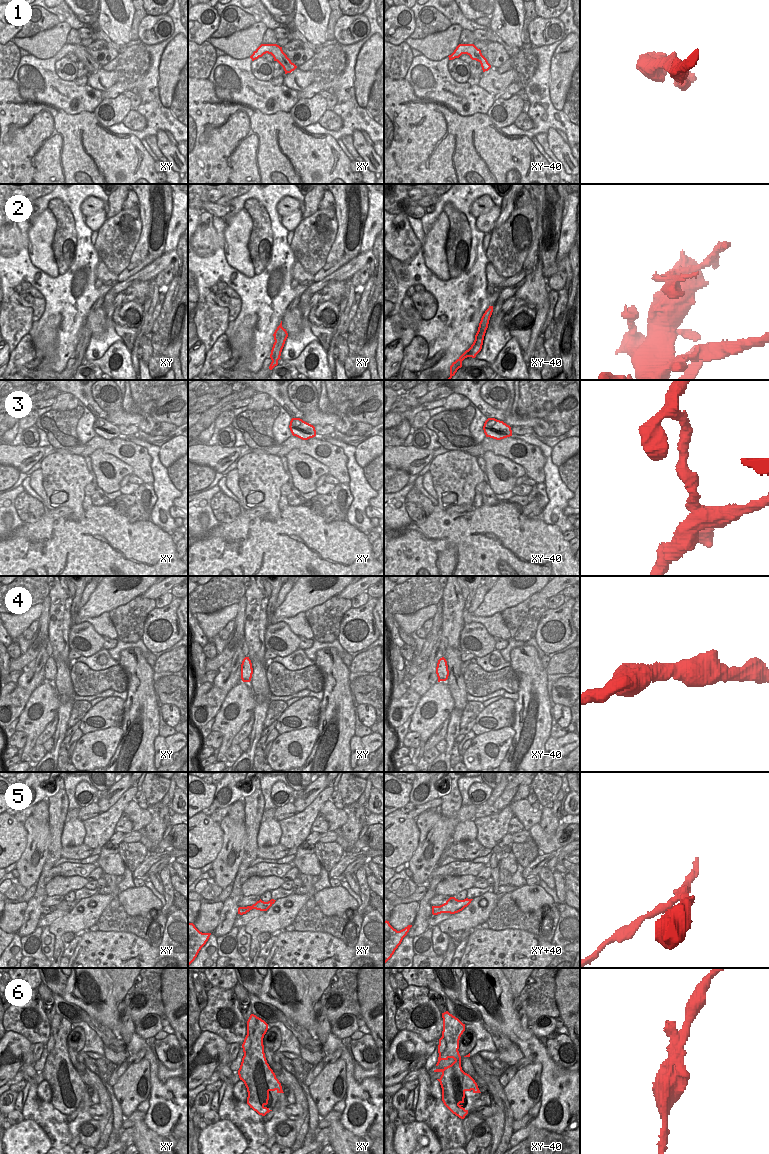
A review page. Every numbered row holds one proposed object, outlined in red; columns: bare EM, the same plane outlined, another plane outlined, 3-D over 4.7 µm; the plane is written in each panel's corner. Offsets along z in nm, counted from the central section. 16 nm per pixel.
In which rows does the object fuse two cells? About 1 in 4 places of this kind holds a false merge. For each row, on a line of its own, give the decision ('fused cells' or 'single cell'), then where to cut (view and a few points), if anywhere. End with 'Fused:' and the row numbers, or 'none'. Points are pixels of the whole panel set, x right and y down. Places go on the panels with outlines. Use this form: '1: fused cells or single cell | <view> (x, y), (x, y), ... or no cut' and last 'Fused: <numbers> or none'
1: single cell | no cut
2: fused cells | xy-40 (469, 353), (471, 356)
3: single cell | no cut
4: single cell | no cut
5: fused cells | xy (245, 907), (247, 911)
6: fused cells | xy (247, 1033), (250, 1039), (250, 1047), (244, 1053)
Fused: 2, 5, 6

